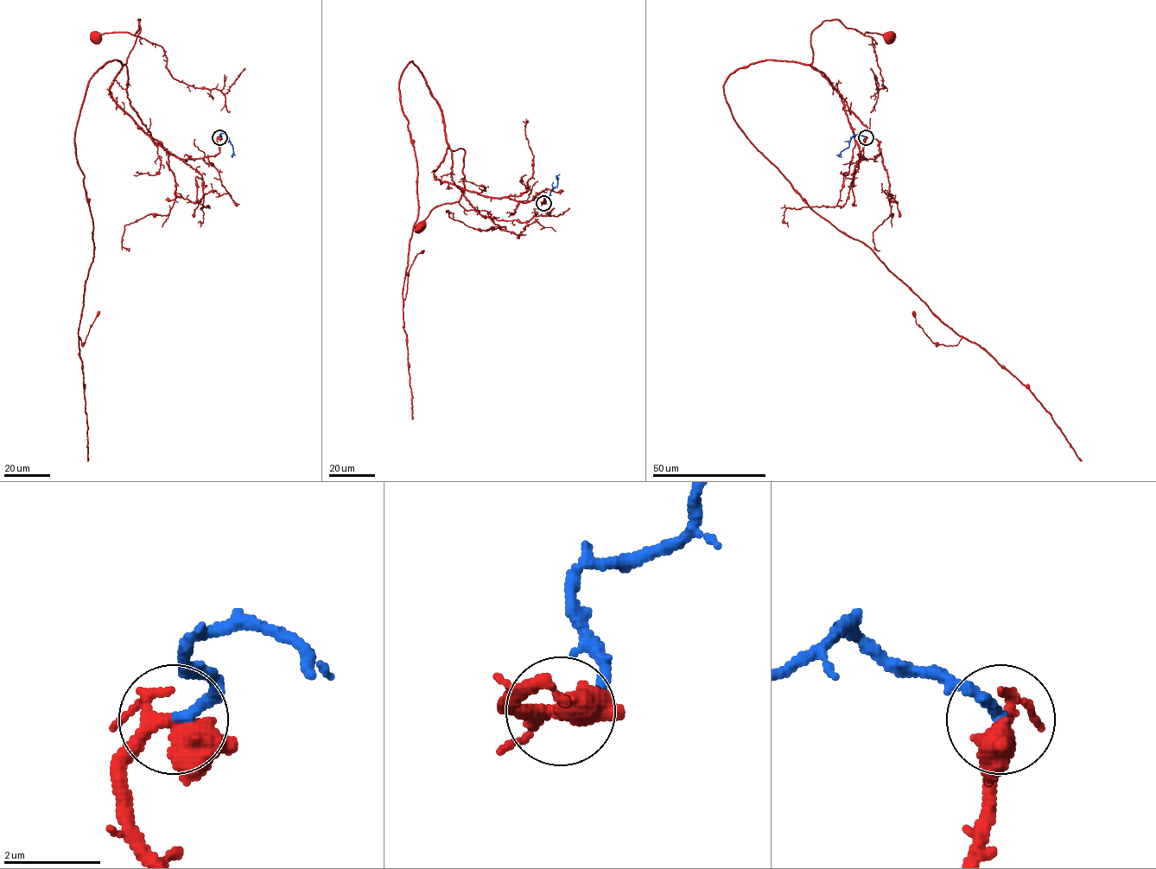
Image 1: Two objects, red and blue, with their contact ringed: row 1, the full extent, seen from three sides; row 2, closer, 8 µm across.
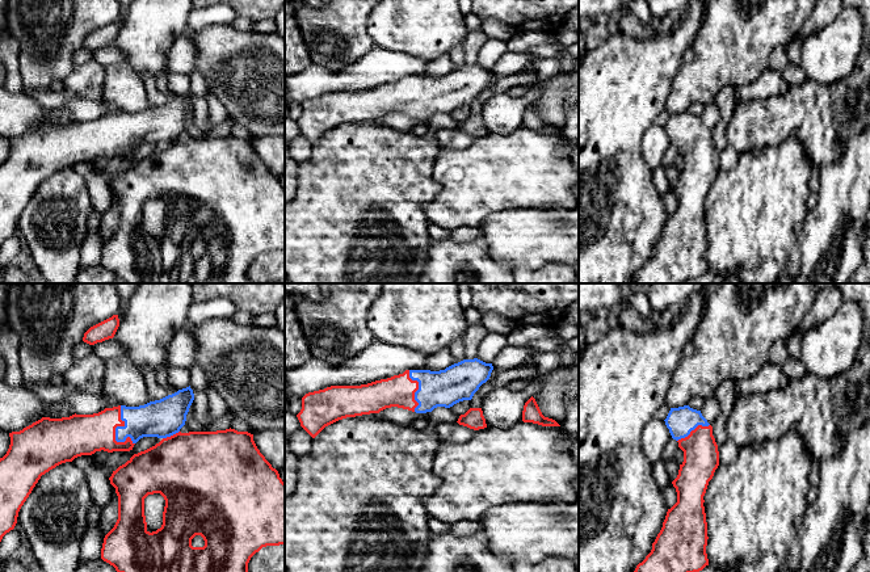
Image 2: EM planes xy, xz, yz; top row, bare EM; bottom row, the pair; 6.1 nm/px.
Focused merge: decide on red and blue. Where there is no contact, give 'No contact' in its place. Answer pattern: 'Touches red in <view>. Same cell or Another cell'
Touches red in xy. Same cell

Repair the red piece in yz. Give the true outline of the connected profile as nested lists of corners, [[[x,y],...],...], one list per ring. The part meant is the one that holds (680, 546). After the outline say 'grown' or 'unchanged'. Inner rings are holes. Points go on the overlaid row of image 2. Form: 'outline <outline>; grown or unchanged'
outline [[[689,405],[671,408],[664,421],[672,438],[678,442],[678,447],[684,451],[684,462],[680,464],[677,478],[672,481],[677,492],[677,502],[668,509],[651,552],[636,565],[634,572],[699,572],[709,565],[706,554],[709,537],[703,496],[719,466],[718,445],[713,436],[713,426],[701,411]]]; grown

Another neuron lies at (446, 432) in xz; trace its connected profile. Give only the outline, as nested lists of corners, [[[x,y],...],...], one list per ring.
[[[442,422],[436,426],[438,443],[462,443],[472,439],[478,430],[459,425],[458,422]]]

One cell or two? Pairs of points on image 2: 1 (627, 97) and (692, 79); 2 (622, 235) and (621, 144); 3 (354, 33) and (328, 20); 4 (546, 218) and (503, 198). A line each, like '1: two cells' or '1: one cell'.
1: two cells
2: one cell
3: one cell
4: two cells

